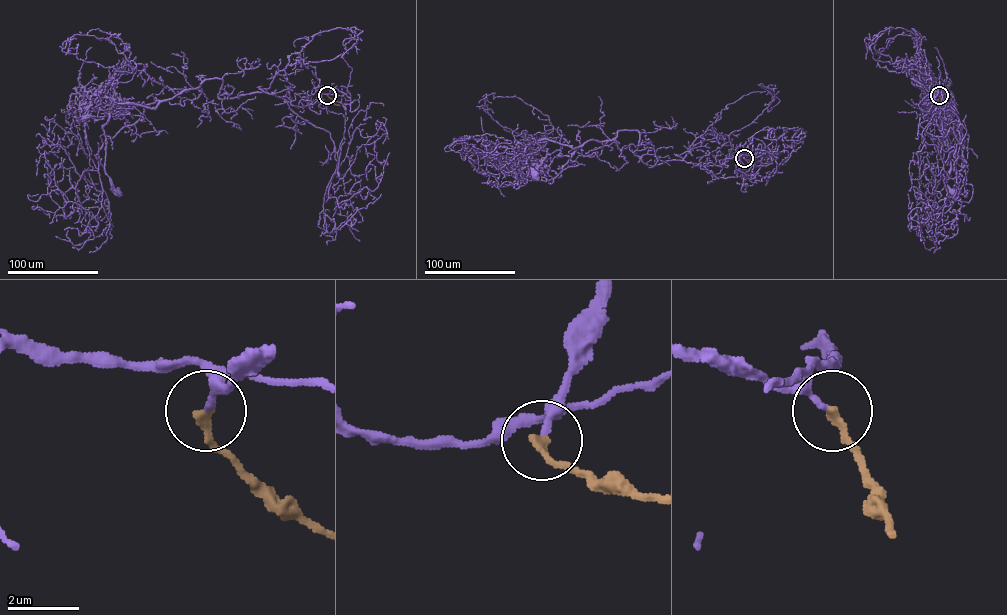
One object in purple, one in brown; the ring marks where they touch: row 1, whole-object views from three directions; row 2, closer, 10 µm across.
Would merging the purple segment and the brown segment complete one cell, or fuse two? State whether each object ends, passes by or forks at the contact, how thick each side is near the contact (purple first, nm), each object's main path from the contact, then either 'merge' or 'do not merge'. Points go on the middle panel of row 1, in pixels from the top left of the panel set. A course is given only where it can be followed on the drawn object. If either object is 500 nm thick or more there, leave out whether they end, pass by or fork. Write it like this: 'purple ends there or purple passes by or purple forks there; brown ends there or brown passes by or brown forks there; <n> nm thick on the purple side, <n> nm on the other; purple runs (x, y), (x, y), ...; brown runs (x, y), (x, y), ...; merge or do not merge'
purple ends there; brown ends there; 180 nm thick on the purple side, 260 nm on the other; purple runs (744, 158), (652, 166), (635, 154), (639, 133), (620, 130), (575, 148), (532, 142), (519, 159), (533, 175); brown runs (744, 158), (756, 159); merge

